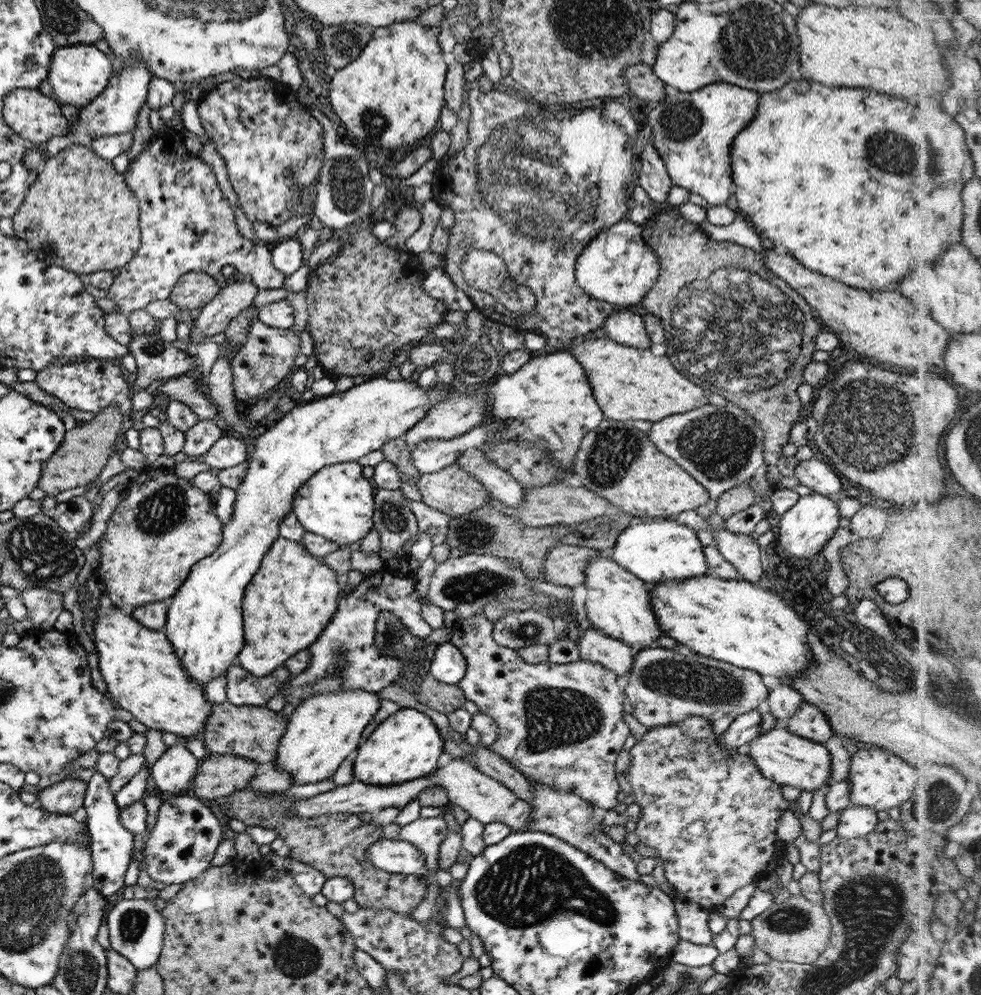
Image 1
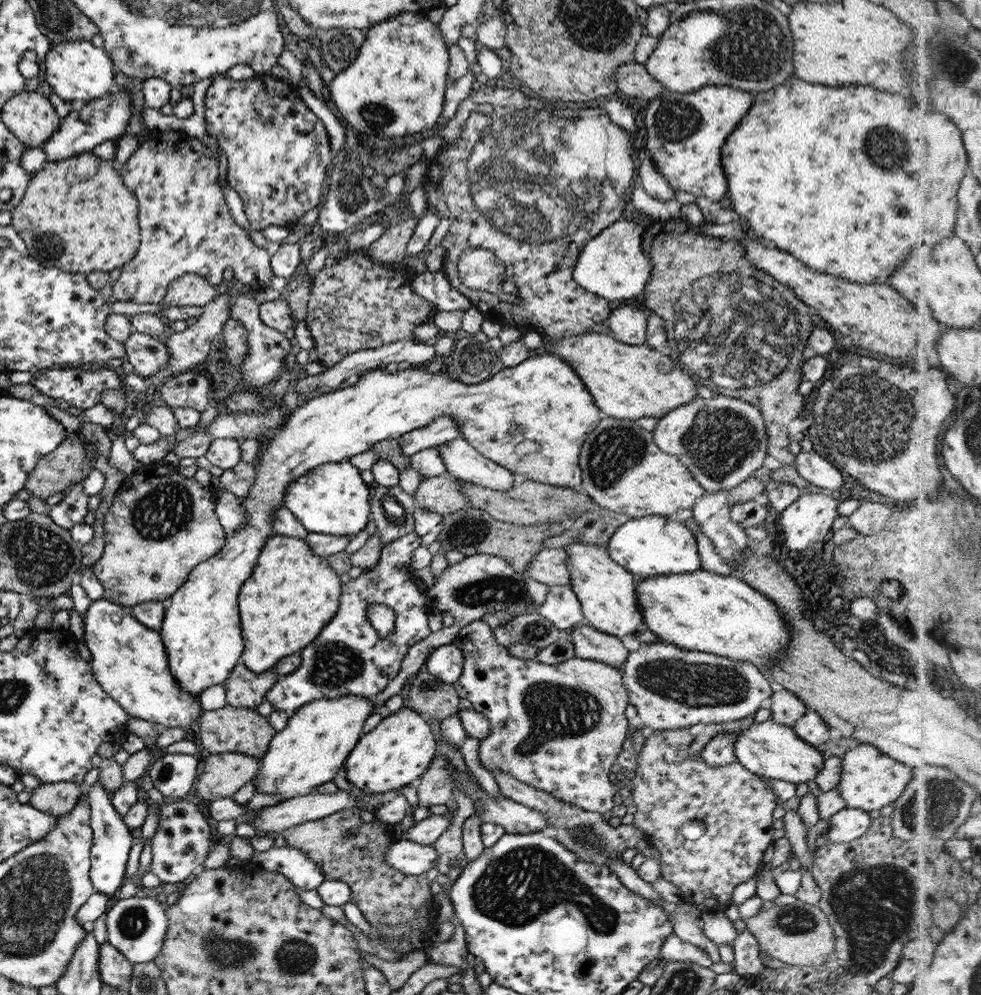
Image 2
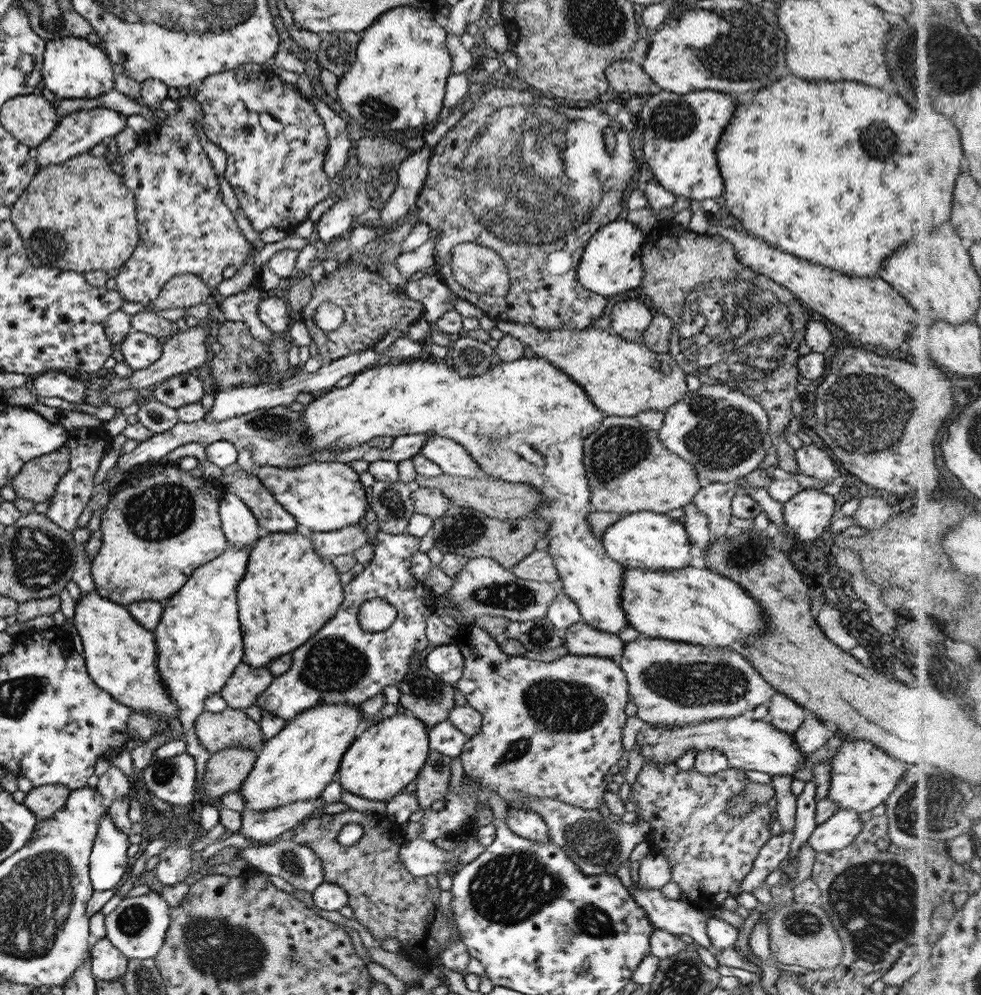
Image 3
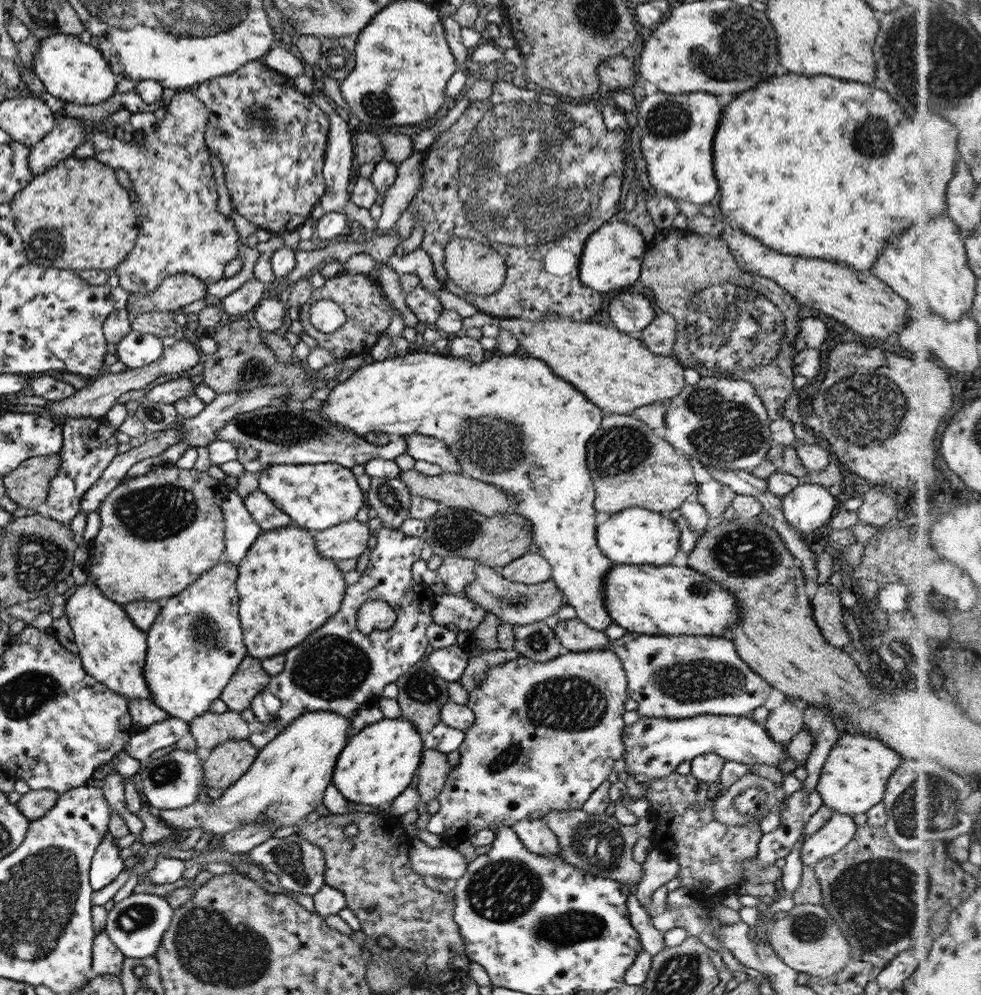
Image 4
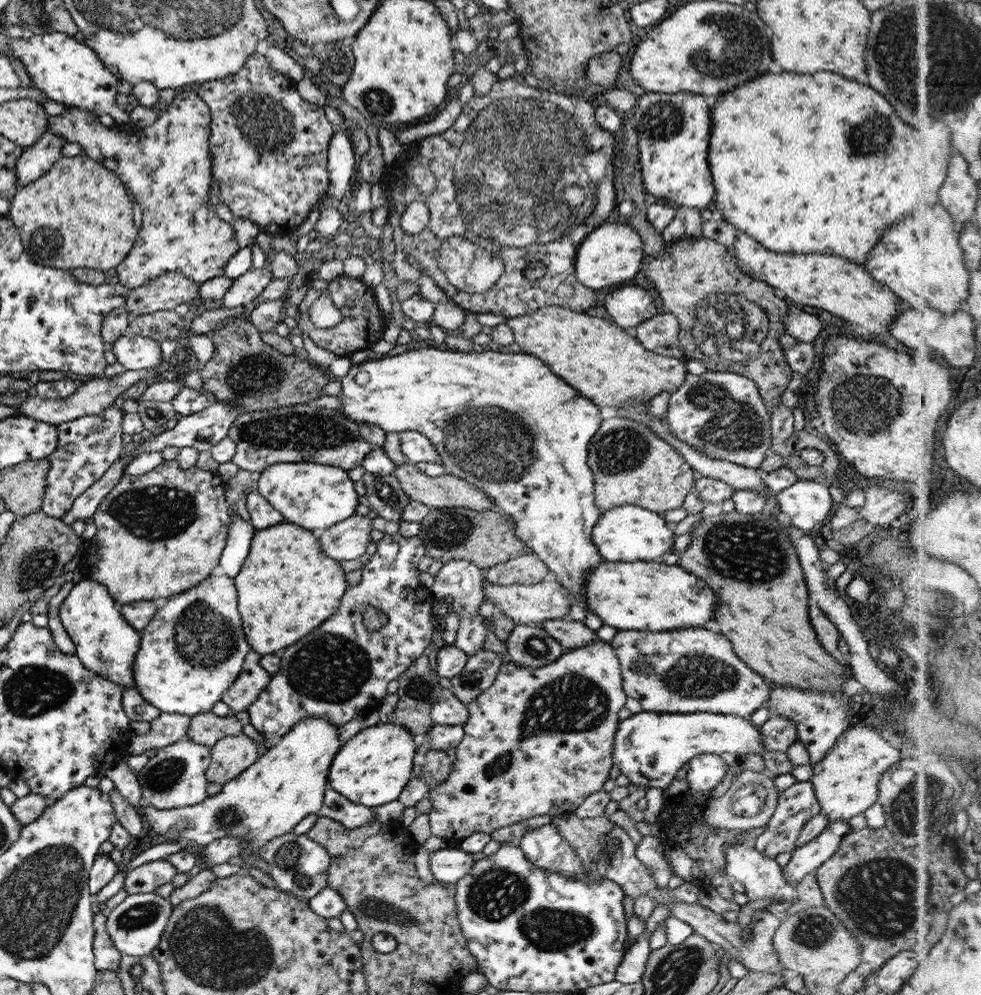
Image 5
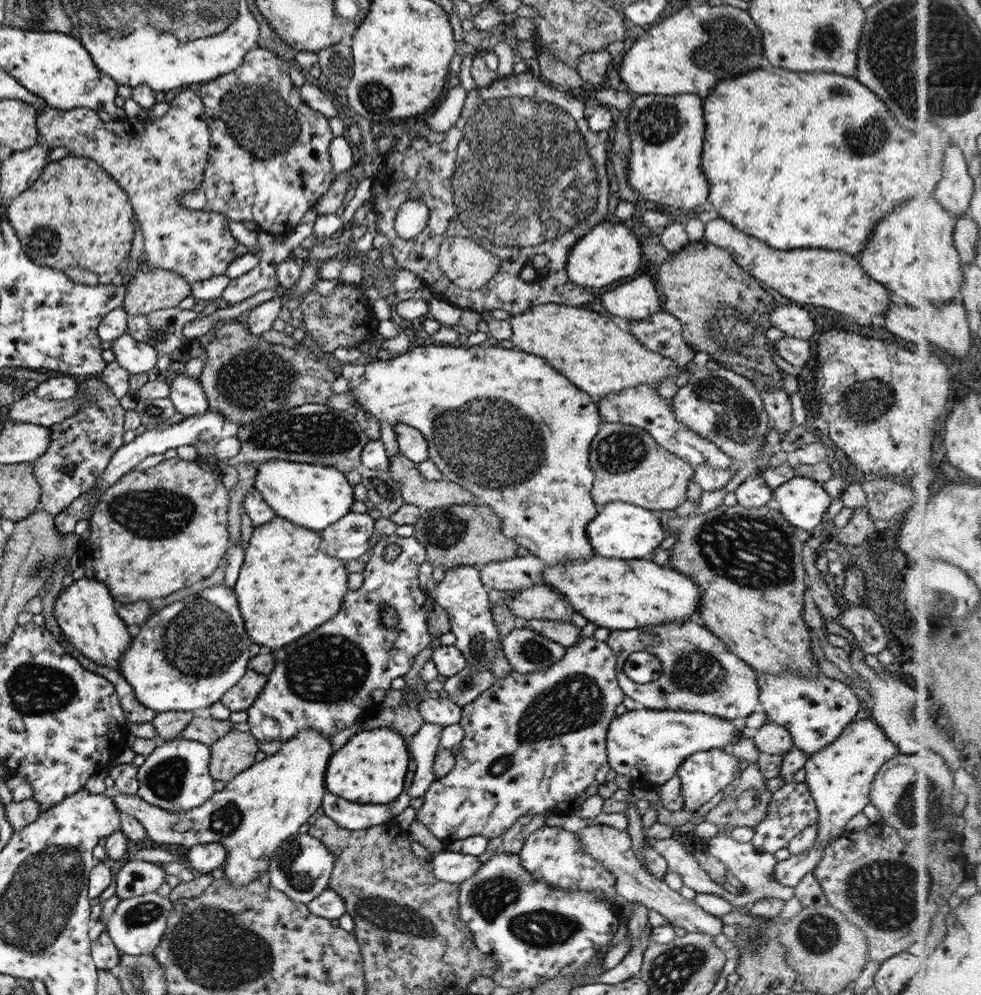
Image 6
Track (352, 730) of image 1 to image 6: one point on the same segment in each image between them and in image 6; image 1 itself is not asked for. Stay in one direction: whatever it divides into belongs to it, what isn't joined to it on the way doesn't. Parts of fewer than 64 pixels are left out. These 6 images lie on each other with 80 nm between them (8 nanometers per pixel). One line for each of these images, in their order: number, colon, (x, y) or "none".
2: (309, 750)
3: (297, 763)
4: (287, 779)
5: (287, 783)
6: (249, 817)

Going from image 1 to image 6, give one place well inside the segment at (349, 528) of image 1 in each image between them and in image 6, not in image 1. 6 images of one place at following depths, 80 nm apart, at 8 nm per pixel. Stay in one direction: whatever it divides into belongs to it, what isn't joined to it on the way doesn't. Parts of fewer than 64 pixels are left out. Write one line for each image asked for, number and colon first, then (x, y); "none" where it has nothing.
2: (331, 499)
3: (322, 496)
4: (315, 497)
5: (312, 496)
6: (310, 496)

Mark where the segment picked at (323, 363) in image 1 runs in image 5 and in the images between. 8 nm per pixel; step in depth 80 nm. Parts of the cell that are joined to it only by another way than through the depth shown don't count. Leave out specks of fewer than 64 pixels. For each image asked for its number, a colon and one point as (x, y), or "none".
2: (356, 304)
3: (370, 307)
4: (361, 298)
5: (361, 323)

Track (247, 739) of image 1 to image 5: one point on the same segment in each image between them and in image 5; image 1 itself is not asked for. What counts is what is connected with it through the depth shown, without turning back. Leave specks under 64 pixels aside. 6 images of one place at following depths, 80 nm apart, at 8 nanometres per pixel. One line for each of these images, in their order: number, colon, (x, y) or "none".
2: (228, 729)
3: (229, 728)
4: (208, 730)
5: (205, 728)

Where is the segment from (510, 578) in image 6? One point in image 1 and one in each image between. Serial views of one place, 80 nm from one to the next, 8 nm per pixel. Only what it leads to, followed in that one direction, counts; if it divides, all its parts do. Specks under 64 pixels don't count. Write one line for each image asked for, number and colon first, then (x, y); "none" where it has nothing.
1: (564, 565)
2: (549, 567)
3: (537, 567)
4: (531, 568)
5: (526, 569)

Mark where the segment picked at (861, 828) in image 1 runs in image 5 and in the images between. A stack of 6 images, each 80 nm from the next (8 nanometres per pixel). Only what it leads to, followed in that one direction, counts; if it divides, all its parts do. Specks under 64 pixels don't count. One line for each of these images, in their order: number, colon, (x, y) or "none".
2: (847, 824)
3: (838, 831)
4: (837, 831)
5: (805, 859)

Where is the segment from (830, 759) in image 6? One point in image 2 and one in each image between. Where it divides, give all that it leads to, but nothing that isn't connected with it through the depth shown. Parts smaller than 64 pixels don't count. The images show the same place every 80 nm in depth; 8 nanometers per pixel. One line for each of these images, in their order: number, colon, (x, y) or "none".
2: (869, 780)
3: (861, 776)
4: (852, 778)
5: (844, 781)

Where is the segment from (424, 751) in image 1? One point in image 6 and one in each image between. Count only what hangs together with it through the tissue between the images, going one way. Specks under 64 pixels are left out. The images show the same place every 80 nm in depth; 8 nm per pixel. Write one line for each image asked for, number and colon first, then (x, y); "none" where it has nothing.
2: (400, 747)
3: (382, 759)
4: (376, 763)
5: (372, 767)
6: (368, 768)

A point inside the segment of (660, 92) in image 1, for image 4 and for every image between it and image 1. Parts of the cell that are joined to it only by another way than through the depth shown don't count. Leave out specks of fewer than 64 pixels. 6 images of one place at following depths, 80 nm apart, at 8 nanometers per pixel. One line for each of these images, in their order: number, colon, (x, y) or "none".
2: (632, 80)
3: (624, 76)
4: (617, 72)

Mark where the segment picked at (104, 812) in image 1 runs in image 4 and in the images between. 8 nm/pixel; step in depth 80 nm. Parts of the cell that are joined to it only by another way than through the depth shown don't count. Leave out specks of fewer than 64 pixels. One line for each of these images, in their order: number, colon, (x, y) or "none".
2: (110, 839)
3: (107, 863)
4: (105, 864)

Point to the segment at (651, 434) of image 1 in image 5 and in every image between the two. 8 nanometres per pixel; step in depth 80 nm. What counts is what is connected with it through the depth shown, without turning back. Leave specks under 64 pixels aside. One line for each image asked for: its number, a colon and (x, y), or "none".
2: (721, 440)
3: (723, 434)
4: (721, 423)
5: (721, 414)

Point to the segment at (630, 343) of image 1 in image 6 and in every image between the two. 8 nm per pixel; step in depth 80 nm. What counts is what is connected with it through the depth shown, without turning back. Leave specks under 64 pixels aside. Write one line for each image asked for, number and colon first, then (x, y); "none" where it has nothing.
2: (626, 322)
3: (629, 318)
4: (629, 312)
5: (628, 305)
6: (635, 299)

